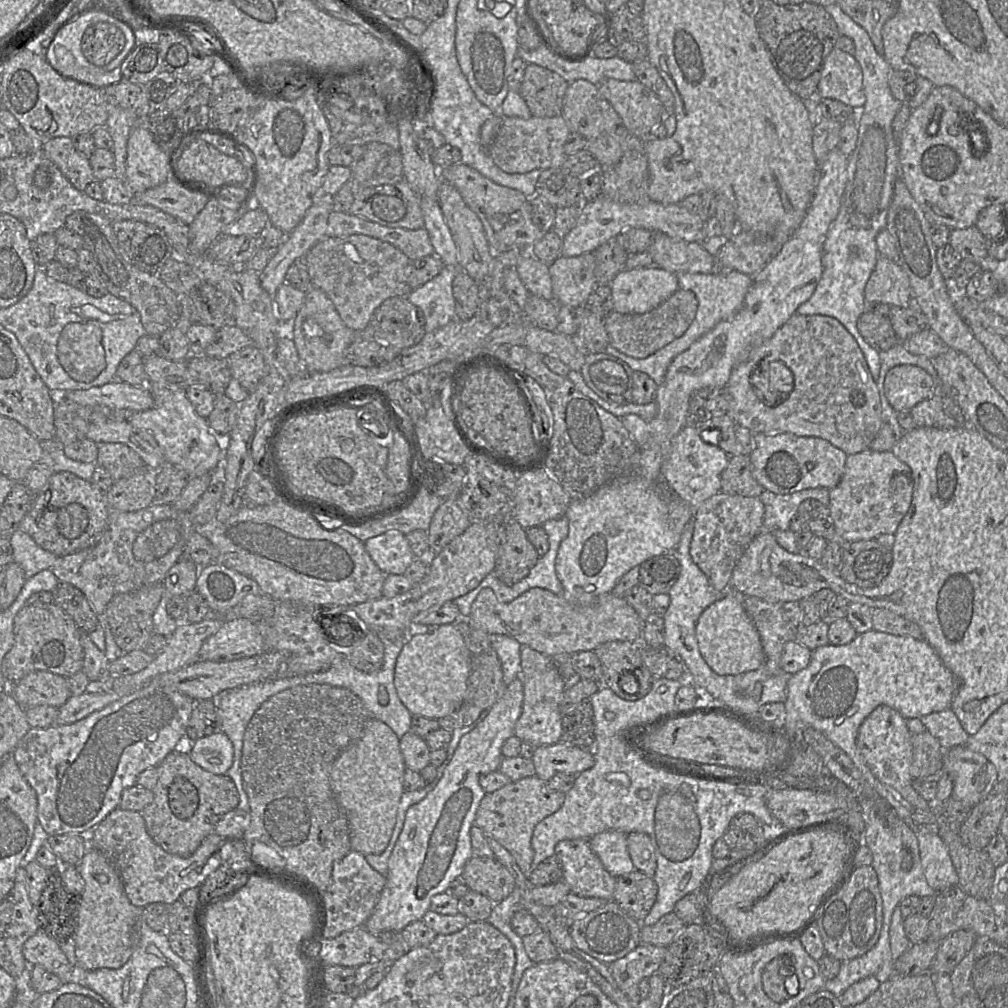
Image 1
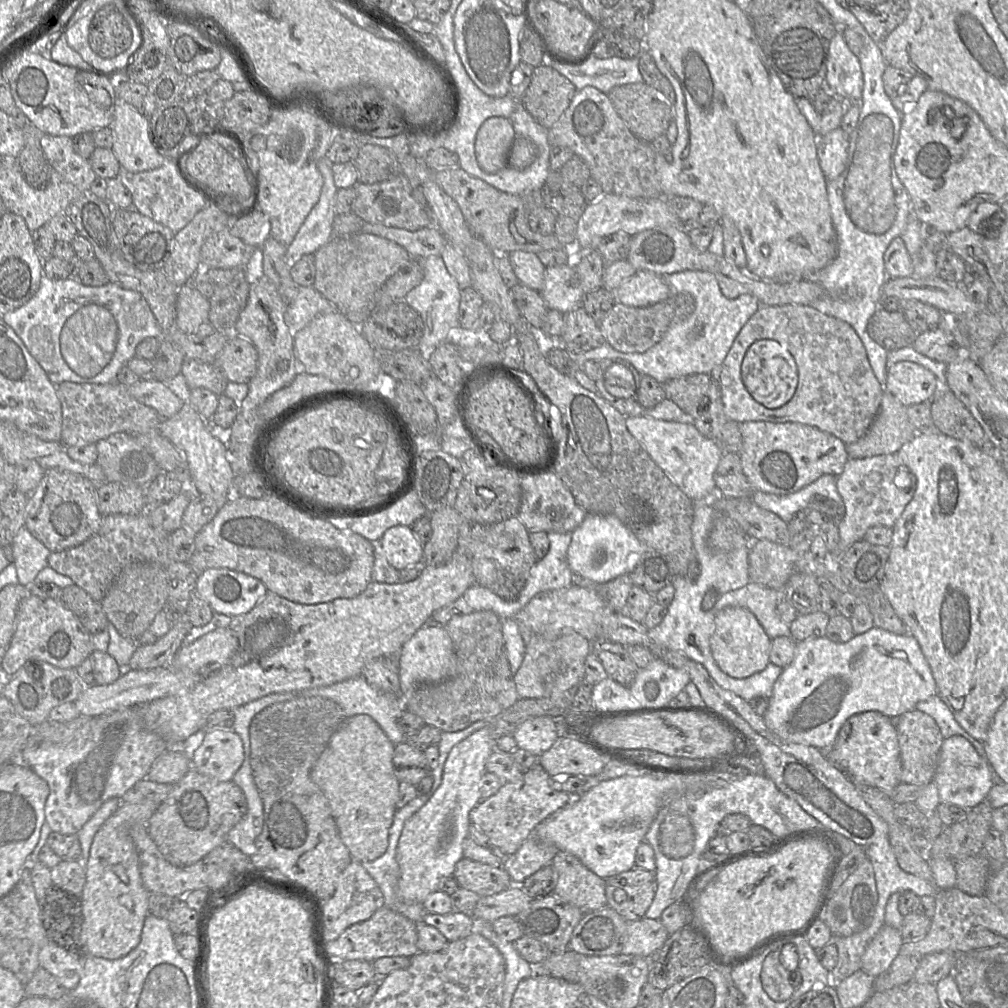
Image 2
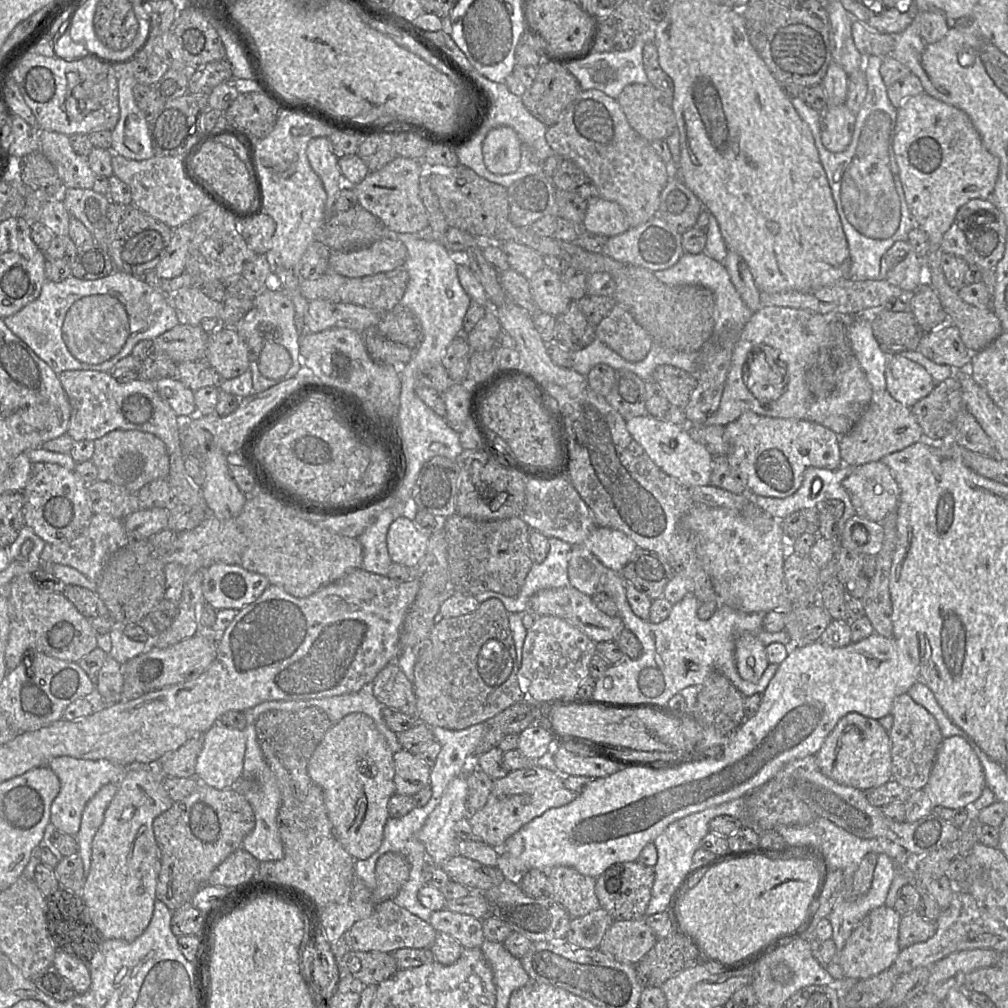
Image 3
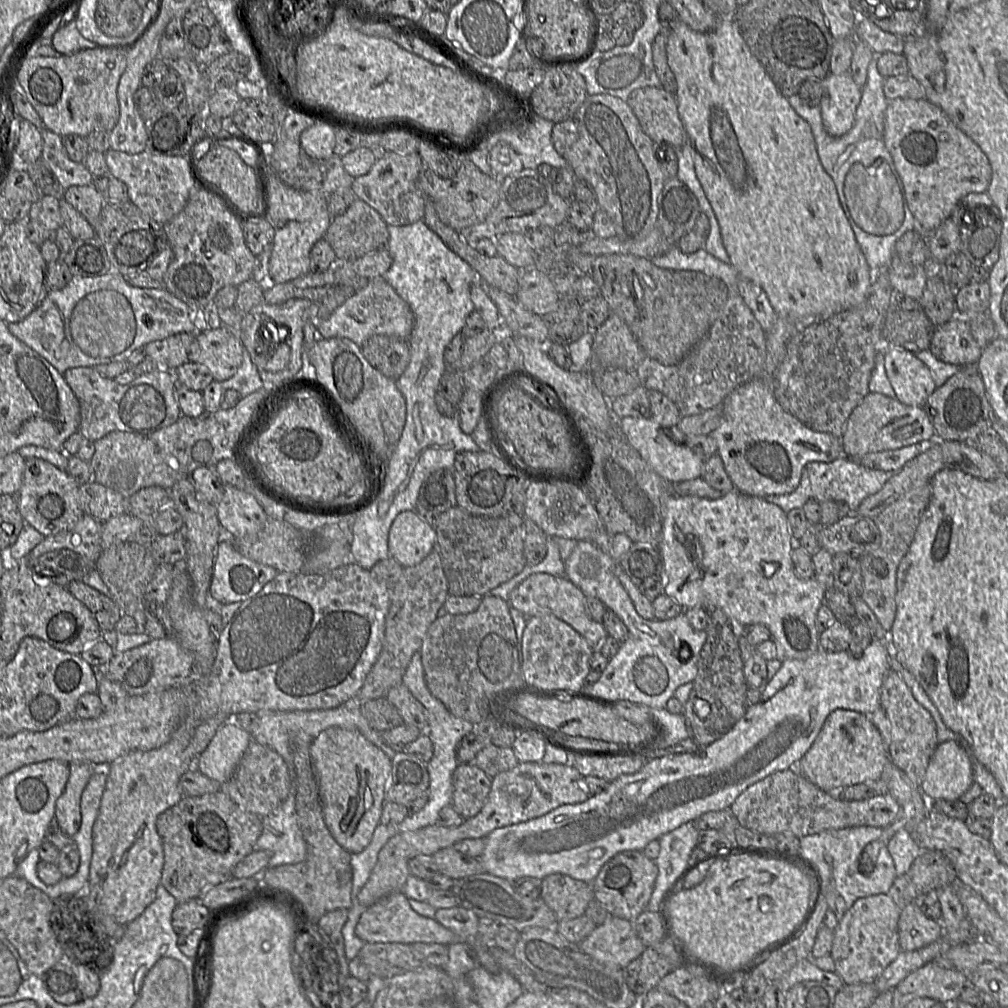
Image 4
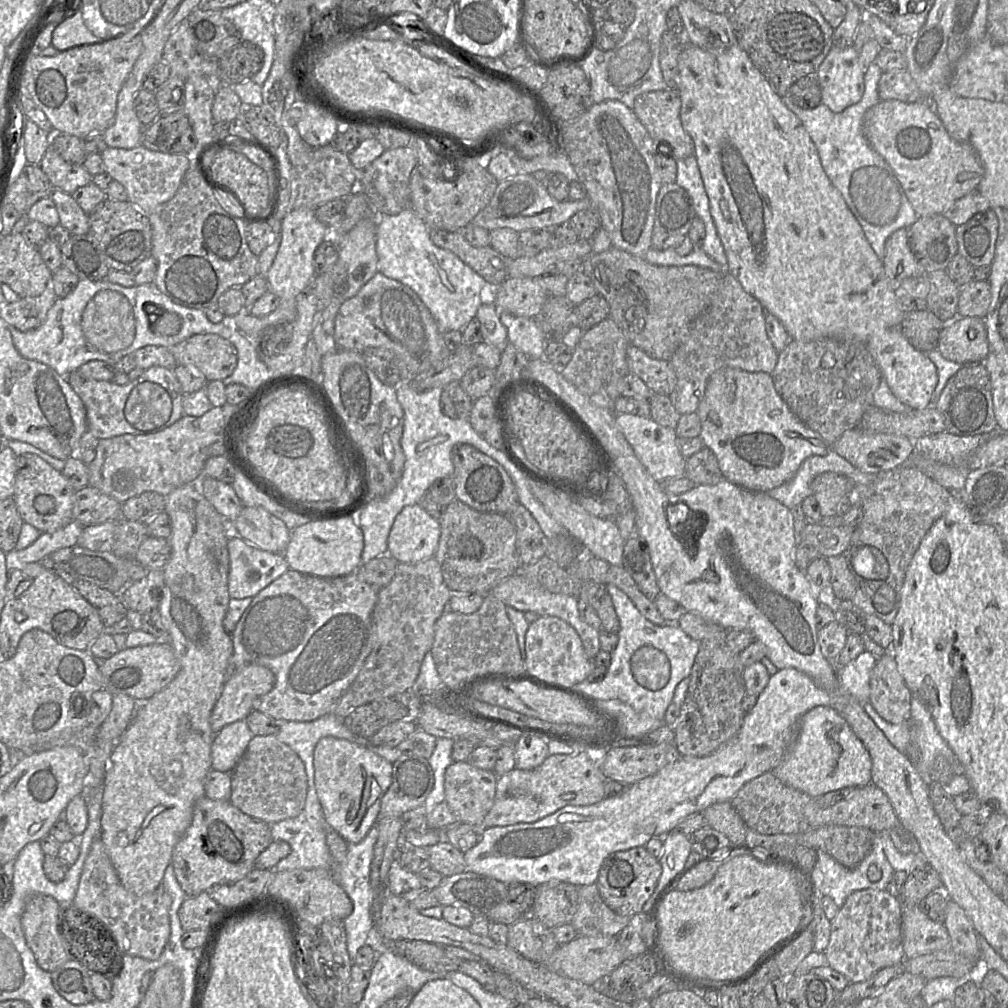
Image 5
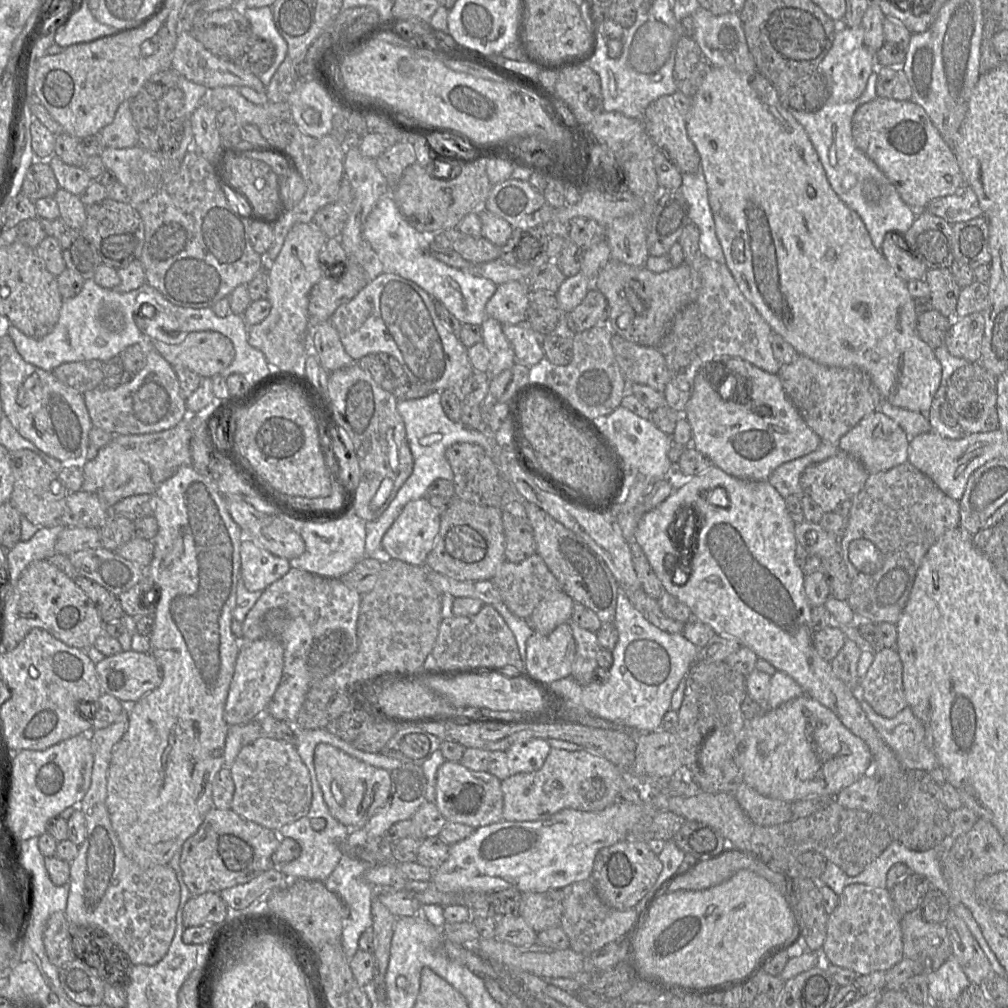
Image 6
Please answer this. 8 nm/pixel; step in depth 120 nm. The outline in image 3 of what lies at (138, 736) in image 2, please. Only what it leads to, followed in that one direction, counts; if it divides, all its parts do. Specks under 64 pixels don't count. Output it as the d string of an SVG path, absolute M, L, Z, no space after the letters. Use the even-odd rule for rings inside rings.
M70 756L53 758L48 767L56 774L60 781L60 791L51 805L50 822L57 830L65 834L76 836L81 825L82 813L87 802L108 783L118 783L125 775L126 769L122 765L107 759L87 760Z

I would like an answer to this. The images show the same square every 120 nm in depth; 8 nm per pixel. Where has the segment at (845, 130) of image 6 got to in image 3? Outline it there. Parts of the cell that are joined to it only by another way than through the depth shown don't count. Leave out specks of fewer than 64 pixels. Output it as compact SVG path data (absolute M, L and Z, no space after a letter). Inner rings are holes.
M883 57L864 58L863 71L867 82L864 102L856 114L849 146L839 153L830 152L821 140L821 113L800 96L791 97L799 116L810 127L822 166L840 216L851 257L849 277L869 280L881 277L881 260L891 246L905 240L915 225L906 202L893 150L897 110L887 94L880 74Z

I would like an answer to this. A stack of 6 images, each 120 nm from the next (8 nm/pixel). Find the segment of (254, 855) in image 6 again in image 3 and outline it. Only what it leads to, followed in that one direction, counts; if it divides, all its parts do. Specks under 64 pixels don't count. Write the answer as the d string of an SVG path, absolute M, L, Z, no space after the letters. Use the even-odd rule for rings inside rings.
M199 783L197 788L184 799L173 805L155 818L153 830L160 849L160 872L157 879L156 898L174 911L205 885L214 869L232 852L242 848L243 839L253 830L255 815L247 798L232 788L219 790Z

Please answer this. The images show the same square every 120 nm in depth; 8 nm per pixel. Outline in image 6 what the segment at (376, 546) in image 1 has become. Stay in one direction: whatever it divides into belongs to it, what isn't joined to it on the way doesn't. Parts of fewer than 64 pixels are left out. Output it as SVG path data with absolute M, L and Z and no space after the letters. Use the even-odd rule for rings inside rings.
M428 498L408 502L382 538L382 554L411 565L425 565L440 529L440 515L430 505Z

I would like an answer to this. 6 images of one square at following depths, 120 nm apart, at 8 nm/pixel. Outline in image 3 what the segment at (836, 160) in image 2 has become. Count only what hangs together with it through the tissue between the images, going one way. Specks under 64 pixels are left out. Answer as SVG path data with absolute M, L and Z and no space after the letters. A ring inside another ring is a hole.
M846 104L827 107L819 112L823 145L830 152L843 152L852 140L856 114Z

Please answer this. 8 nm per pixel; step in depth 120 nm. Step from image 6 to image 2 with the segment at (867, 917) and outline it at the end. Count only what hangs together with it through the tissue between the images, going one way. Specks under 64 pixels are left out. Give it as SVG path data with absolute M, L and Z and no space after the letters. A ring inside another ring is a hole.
M884 925L866 946L860 970L873 978L882 974L898 956L903 942L900 930Z

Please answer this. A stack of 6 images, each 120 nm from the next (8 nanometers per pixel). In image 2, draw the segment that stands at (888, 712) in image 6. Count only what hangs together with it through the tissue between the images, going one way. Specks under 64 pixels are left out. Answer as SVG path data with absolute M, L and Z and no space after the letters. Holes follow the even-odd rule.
M916 708L899 716L896 726L901 758L901 783L927 785L933 781L943 736L935 720Z

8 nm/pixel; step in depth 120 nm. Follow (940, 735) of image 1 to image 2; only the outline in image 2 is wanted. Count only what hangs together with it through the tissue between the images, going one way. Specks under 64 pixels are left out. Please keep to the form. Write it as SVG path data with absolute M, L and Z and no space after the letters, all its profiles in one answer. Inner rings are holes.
M933 695L926 700L918 702L916 709L928 714L935 720L944 739L954 735L963 736L985 758L983 743L973 738L957 723L953 713L938 695Z

